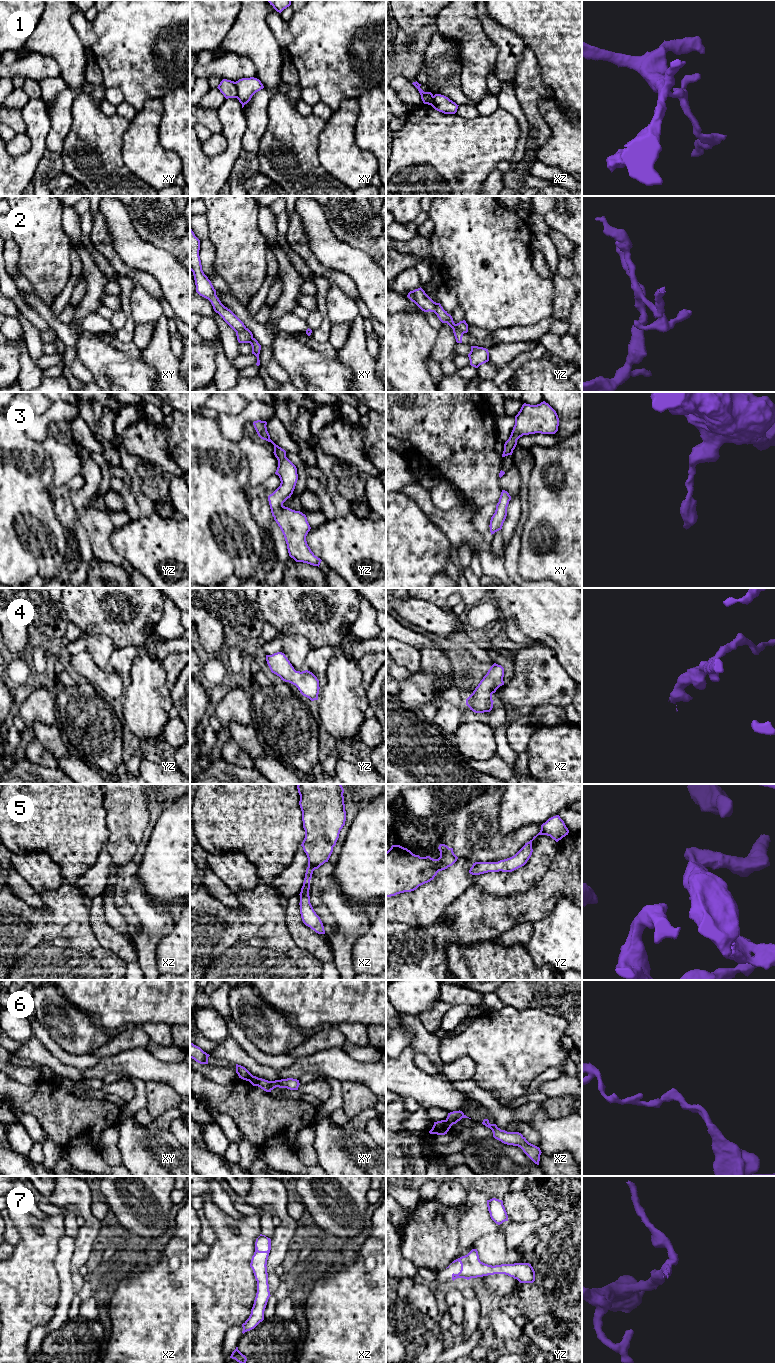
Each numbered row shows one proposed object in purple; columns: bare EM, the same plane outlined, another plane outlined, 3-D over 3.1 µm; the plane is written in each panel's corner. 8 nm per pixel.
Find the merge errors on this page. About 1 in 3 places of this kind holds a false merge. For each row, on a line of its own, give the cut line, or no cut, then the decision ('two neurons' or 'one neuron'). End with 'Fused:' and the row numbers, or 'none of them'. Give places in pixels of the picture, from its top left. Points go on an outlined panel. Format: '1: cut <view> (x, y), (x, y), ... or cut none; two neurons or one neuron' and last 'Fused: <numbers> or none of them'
1: cut xy (234, 82), (237, 88), (237, 97); two neurons
2: cut yz (454, 324), (463, 333); two neurons
3: cut none; one neuron
4: cut none; one neuron
5: cut none; one neuron
6: cut xz (445, 1120), (452, 1124); two neurons
7: cut none; one neuron
Fused: 1, 2, 6

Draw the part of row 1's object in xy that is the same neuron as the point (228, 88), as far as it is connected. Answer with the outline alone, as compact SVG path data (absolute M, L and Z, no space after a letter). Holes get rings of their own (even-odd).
M223 79L217 87L226 99L237 98L238 90L235 82L227 79Z

